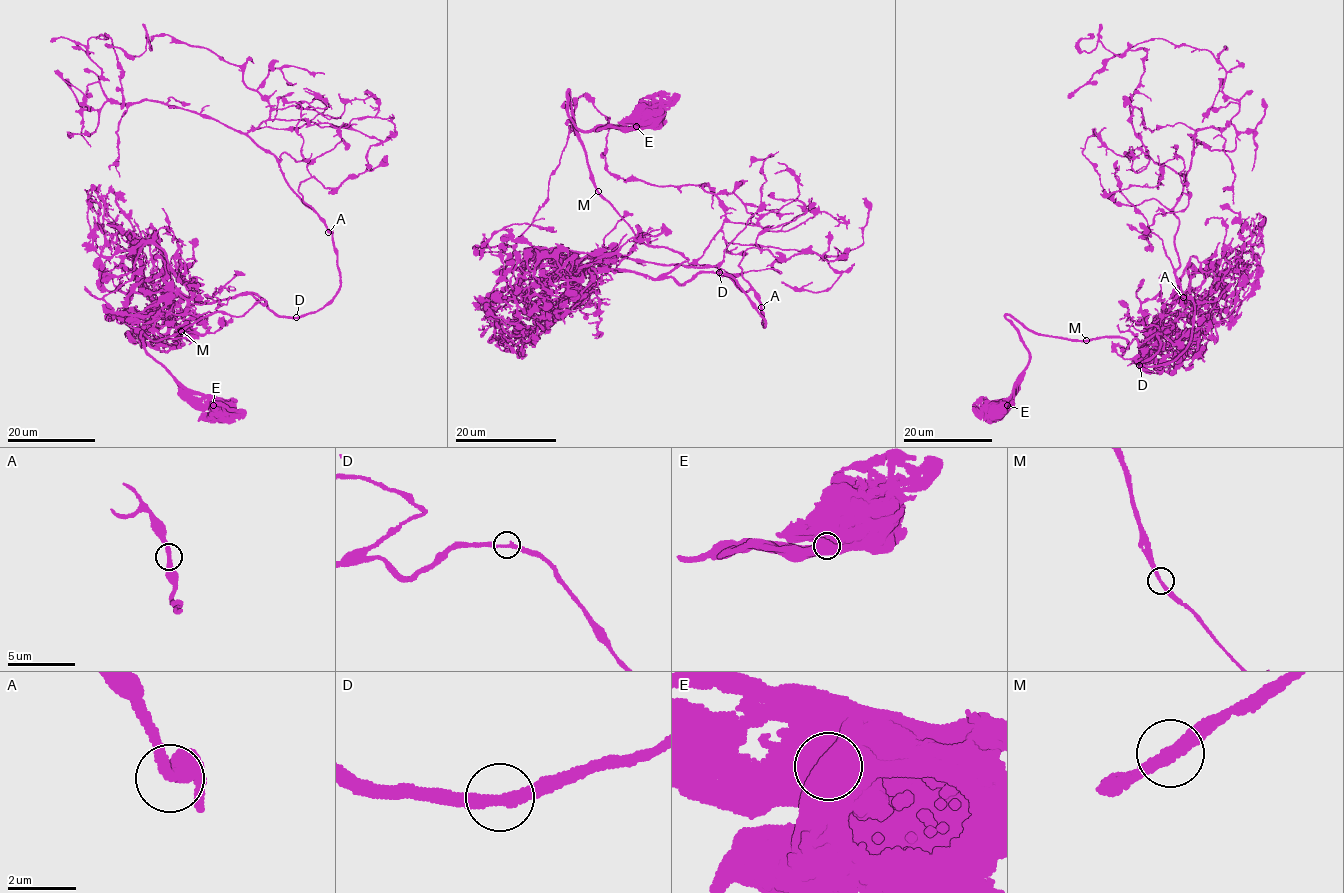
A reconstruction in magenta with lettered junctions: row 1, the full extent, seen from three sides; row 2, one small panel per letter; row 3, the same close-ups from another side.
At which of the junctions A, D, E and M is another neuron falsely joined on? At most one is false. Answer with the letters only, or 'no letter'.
no letter

